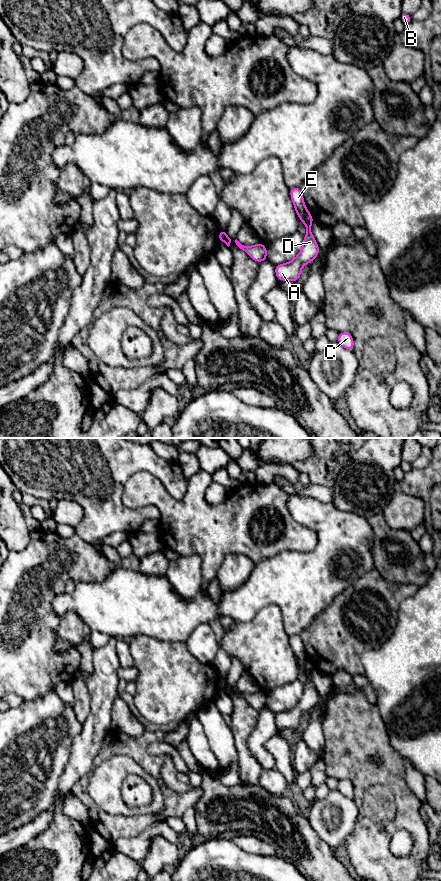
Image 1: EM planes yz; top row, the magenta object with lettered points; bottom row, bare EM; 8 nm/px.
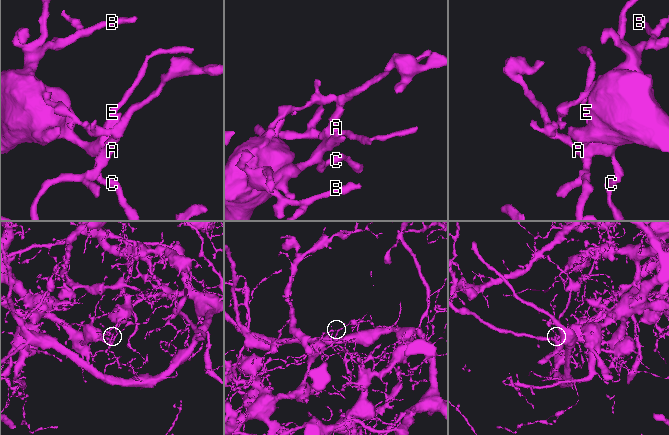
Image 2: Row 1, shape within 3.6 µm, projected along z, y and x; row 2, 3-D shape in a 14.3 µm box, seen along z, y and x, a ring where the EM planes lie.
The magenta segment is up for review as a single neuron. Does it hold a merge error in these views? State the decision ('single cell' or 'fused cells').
fused cells

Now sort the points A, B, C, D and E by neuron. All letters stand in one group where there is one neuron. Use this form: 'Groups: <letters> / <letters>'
Groups: A D / B C E

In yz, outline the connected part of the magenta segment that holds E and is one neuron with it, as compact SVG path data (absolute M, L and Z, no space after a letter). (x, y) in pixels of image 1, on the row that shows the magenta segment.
M300 187L291 188L290 197L293 201L293 205L298 215L298 218L301 219L305 225L305 213L307 211L307 208L304 204L304 198L303 198Z

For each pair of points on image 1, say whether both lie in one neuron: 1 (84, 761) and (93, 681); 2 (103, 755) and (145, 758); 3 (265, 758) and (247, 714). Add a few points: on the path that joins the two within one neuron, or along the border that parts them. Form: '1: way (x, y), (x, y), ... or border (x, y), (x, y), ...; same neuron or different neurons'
1: way (89, 741), (98, 723), (98, 701); same neuron
2: way (113, 748), (135, 749); same neuron
3: border (259, 711), (257, 724), (247, 740), (250, 752); different neurons

